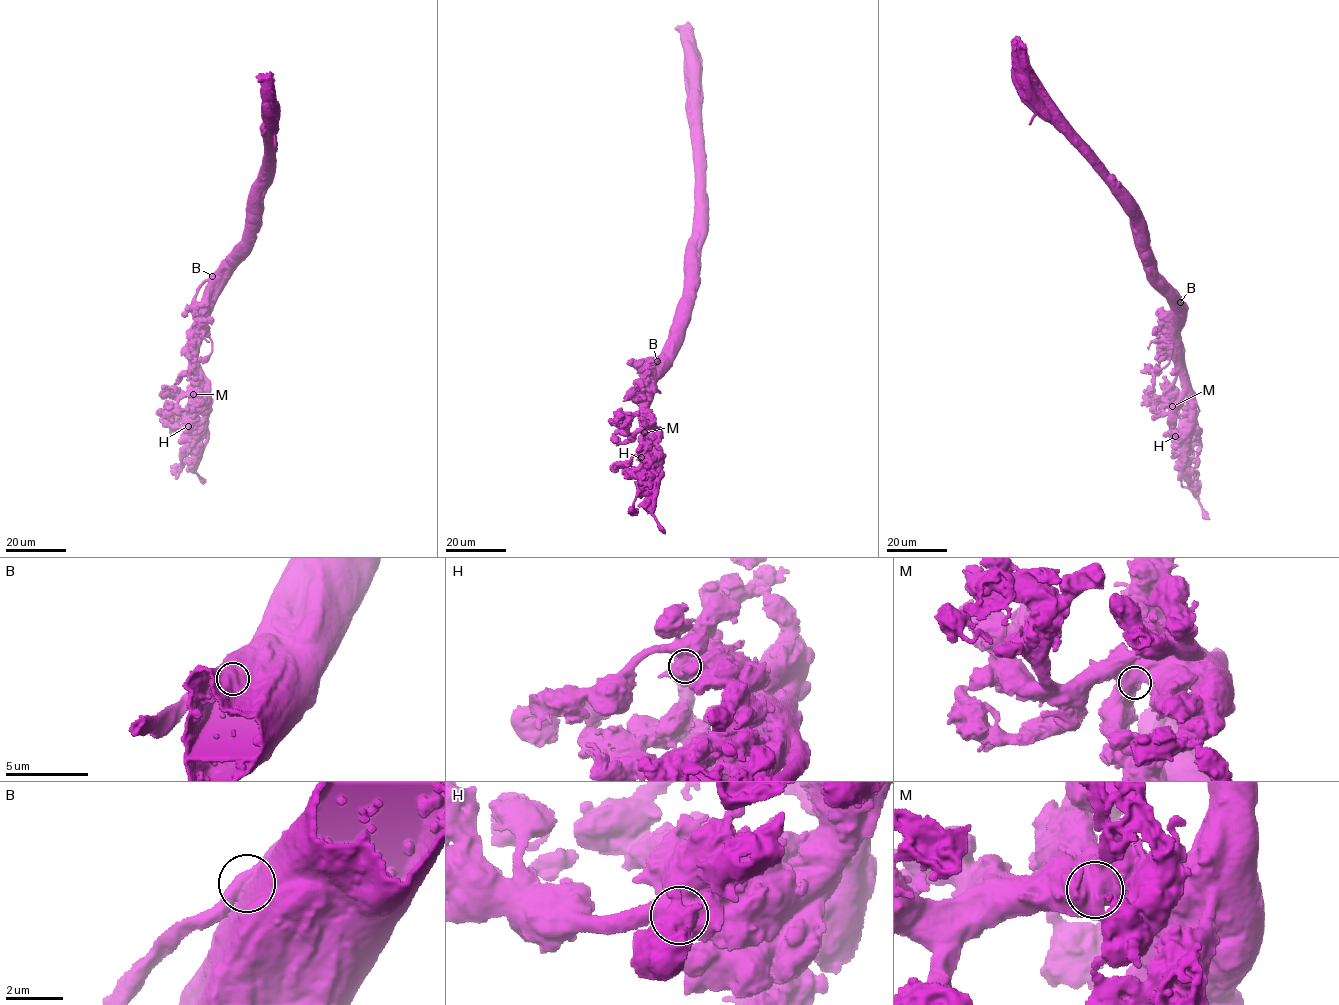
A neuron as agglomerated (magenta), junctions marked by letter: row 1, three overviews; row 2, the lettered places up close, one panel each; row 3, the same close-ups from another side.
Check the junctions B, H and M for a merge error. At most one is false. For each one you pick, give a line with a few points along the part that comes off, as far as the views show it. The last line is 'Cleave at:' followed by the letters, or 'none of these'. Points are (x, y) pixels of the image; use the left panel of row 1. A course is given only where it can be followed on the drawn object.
Cleave at: none of these

